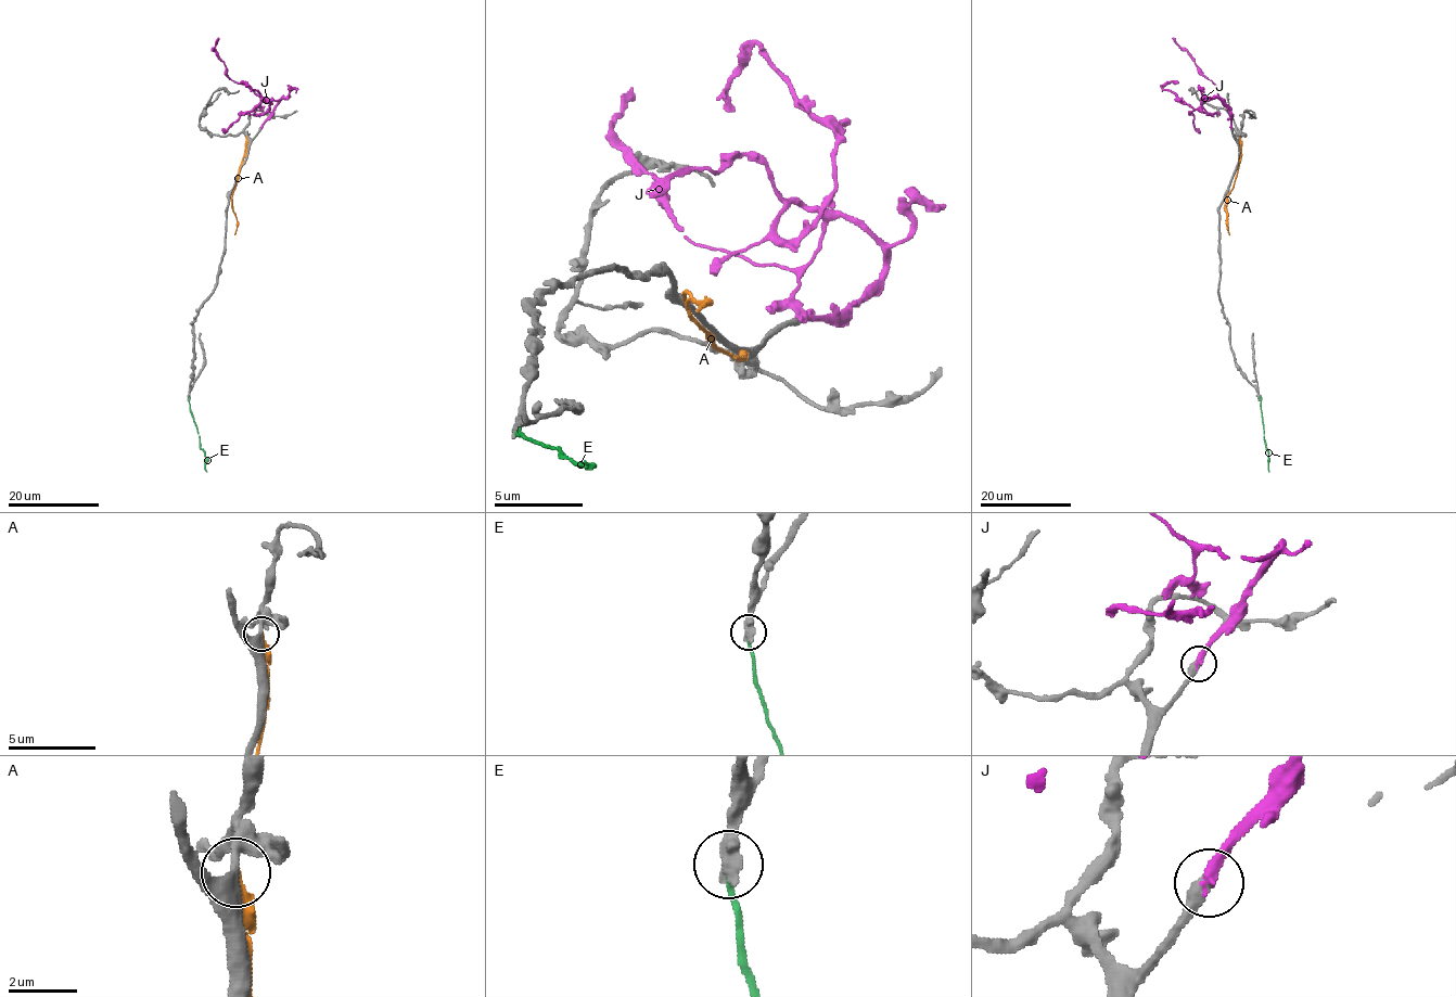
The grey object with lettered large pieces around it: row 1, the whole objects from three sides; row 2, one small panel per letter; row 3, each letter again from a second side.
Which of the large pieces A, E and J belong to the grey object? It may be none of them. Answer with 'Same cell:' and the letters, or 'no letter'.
Same cell: J

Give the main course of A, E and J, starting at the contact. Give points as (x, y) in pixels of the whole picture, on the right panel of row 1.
A: (1239, 138), (1239, 167), (1226, 196), (1229, 234)
E: (1260, 397), (1268, 471)
J: (1231, 127), (1231, 113), (1218, 98), (1201, 103), (1210, 113), (1185, 104), (1161, 86), (1178, 82)

